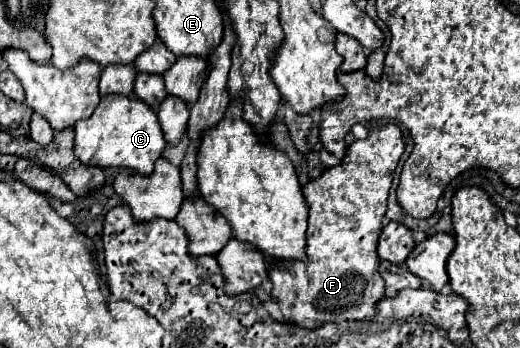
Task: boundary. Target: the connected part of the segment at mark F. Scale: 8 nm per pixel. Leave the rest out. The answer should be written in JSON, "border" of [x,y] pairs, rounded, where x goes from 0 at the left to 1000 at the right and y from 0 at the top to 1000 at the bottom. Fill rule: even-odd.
{"border":[[[740,356],[710,374],[702,402],[683,402],[652,477],[625,489],[610,517],[594,517],[583,540],[594,586],[594,655],[590,655],[590,747],[552,759],[529,753],[517,776],[525,805],[521,851],[537,868],[552,925],[579,943],[610,943],[625,925],[660,920],[713,920],[725,902],[725,868],[740,851],[740,810],[729,787],[725,695],[737,655],[737,621],[744,609],[744,563],[756,523],[756,494],[779,431],[775,385],[760,356]]]}

